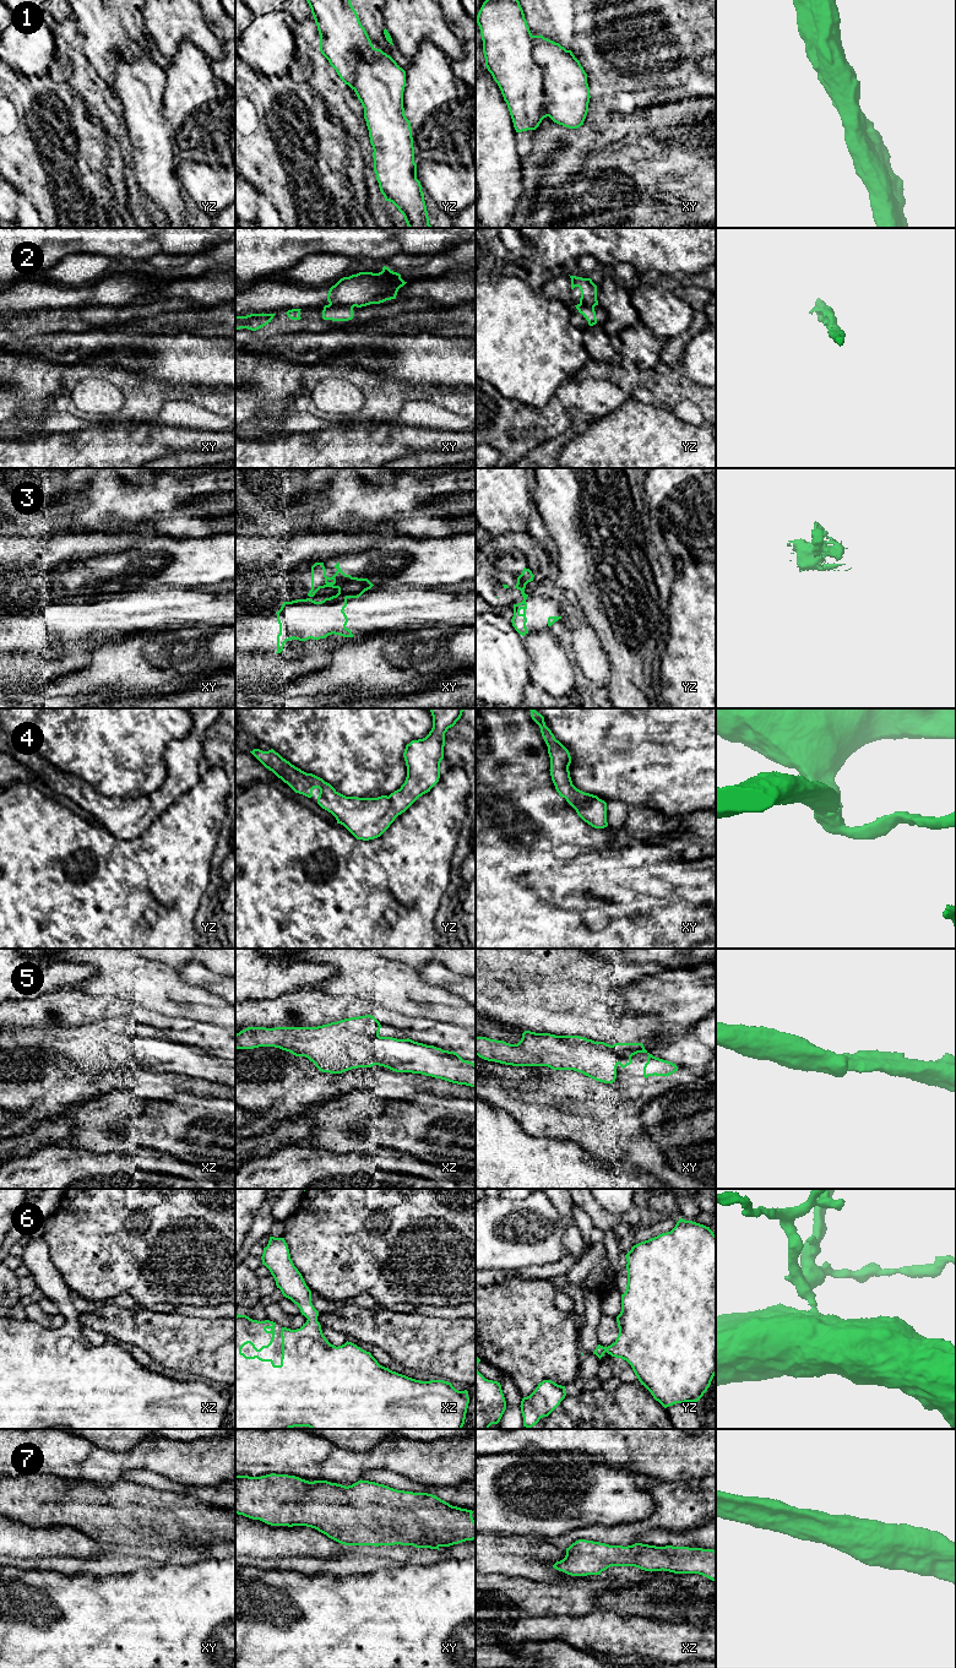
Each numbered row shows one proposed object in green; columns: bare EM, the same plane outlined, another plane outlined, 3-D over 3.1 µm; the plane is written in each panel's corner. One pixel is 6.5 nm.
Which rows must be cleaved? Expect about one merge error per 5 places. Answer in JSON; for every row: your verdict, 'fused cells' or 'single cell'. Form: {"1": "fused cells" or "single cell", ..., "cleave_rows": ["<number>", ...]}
{"1": "fused cells", "2": "fused cells", "3": "fused cells", "4": "single cell", "5": "single cell", "6": "single cell", "7": "single cell", "cleave_rows": ["1", "2", "3"]}

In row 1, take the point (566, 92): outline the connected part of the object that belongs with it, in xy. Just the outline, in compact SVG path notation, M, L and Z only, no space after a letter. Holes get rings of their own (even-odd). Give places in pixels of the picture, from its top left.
M533 36L533 59L543 72L547 115L569 129L583 125L588 112L587 74L571 50L541 36Z

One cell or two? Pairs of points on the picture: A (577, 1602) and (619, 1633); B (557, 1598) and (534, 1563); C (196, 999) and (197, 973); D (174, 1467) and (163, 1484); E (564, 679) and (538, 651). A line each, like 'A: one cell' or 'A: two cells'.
A: two cells
B: two cells
C: two cells
D: two cells
E: one cell

